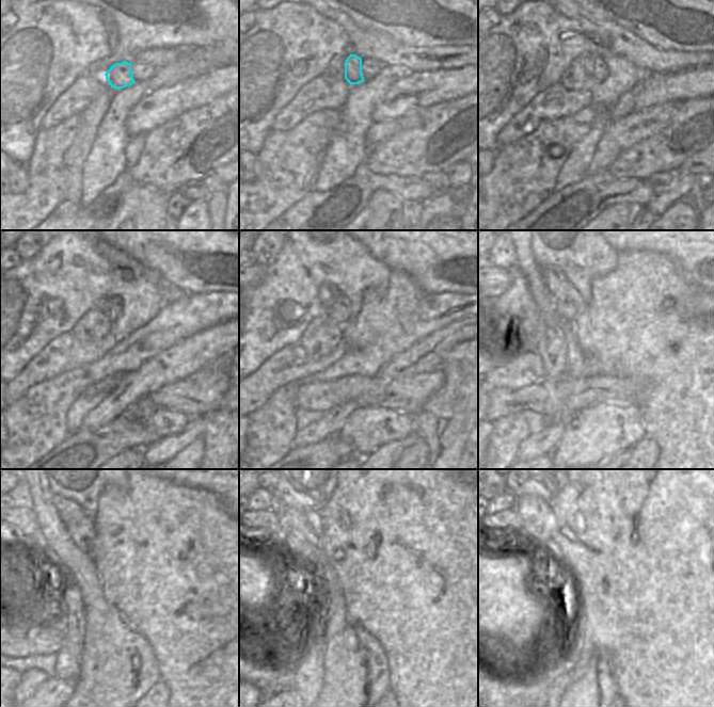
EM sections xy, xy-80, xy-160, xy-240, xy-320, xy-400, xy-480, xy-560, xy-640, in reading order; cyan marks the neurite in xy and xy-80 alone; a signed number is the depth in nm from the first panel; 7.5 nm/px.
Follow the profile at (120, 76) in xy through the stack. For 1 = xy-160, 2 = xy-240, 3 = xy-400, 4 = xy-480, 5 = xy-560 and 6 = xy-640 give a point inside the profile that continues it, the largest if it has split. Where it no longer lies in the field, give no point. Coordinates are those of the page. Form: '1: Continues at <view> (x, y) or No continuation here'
1: Continues at xy-160 (587, 62)
2: Continues at xy-240 (102, 304)
3: Continues at xy-400 (554, 279)
4: Continues at xy-480 (70, 513)
5: Continues at xy-560 (283, 493)
6: Continues at xy-640 (540, 491).

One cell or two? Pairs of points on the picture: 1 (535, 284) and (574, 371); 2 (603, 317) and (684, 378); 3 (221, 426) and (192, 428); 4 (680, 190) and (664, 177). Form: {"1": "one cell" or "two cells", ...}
{"1": "one cell", "2": "one cell", "3": "two cells", "4": "two cells"}

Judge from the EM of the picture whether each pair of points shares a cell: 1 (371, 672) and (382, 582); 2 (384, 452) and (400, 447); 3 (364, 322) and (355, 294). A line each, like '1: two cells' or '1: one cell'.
1: two cells
2: one cell
3: two cells

